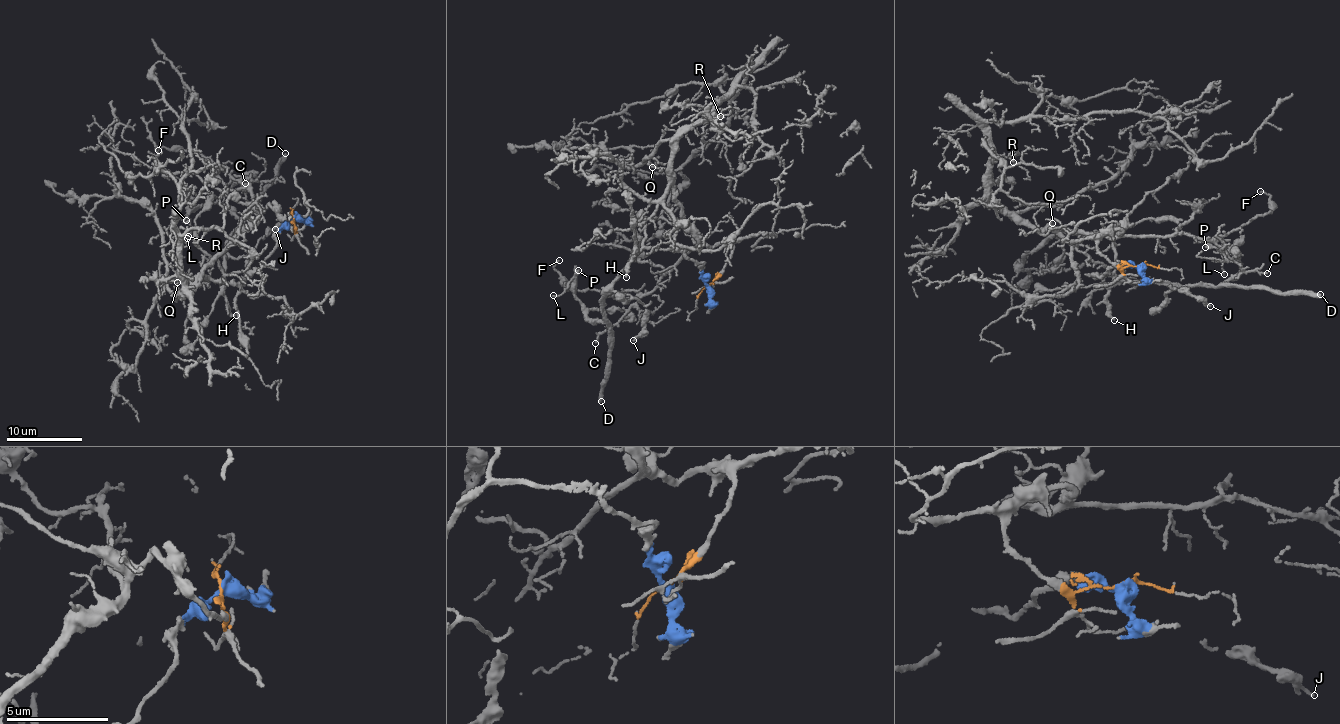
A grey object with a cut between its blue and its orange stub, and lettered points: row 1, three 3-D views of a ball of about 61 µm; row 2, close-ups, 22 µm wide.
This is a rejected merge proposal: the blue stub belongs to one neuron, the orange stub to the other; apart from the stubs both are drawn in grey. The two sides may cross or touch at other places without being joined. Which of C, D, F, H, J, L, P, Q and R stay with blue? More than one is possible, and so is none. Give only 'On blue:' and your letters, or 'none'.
On blue: D, H, J, L, P

